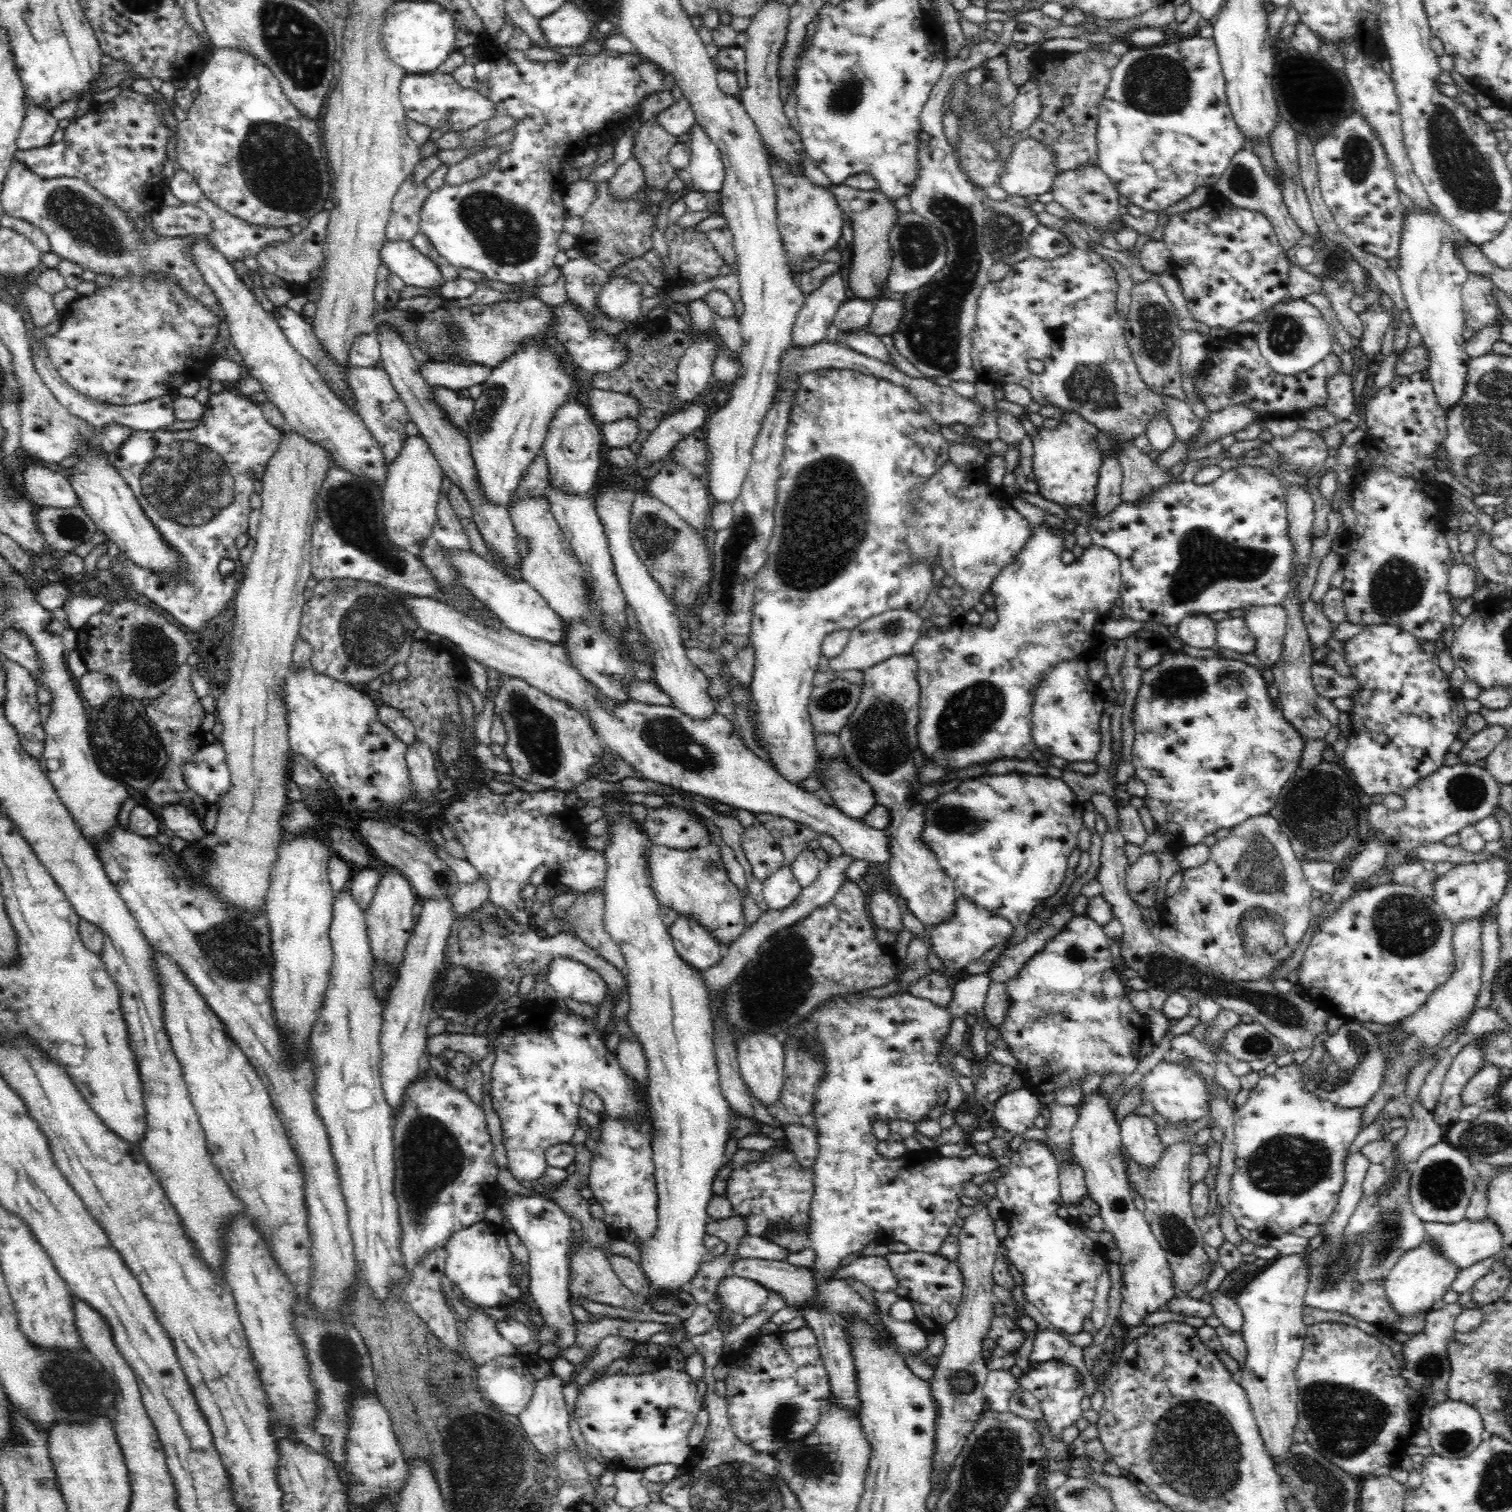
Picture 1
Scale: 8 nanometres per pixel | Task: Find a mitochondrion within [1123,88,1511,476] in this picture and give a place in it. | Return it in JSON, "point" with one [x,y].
{"point":[1462,169]}

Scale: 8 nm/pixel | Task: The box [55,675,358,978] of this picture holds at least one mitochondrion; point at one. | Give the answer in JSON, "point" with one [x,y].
{"point":[210,862]}

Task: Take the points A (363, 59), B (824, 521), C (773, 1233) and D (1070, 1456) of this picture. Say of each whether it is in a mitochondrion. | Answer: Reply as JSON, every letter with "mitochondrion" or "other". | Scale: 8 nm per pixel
{"A":"other","B":"mitochondrion","C":"mitochondrion","D":"other"}

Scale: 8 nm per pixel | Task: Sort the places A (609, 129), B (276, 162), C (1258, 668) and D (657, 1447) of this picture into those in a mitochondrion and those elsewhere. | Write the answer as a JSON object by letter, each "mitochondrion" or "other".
{"A":"other","B":"mitochondrion","C":"other","D":"other"}

